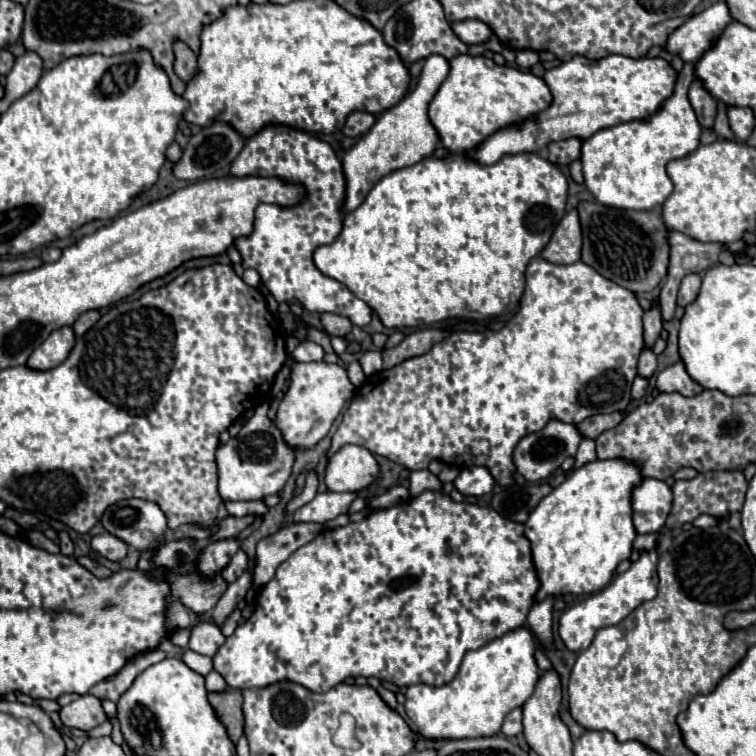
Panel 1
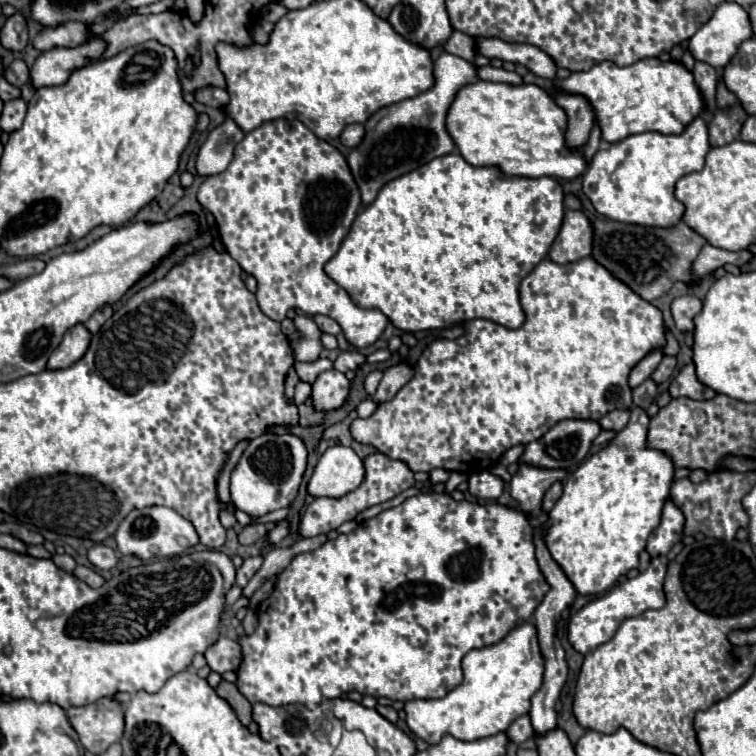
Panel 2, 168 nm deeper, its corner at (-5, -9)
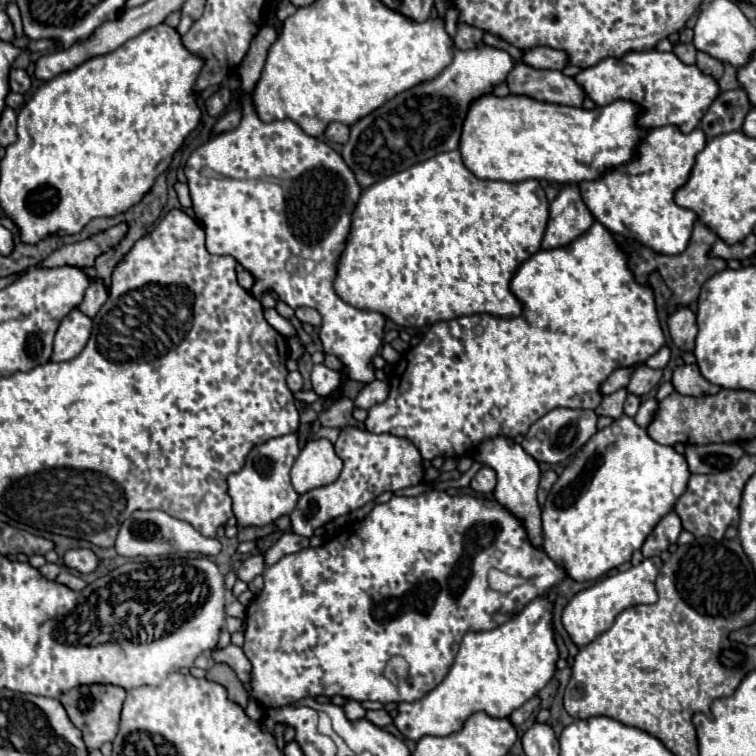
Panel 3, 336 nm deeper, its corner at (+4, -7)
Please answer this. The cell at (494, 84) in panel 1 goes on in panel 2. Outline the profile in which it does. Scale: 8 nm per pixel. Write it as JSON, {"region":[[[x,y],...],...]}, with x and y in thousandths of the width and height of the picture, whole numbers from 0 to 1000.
{"region":[[[632,107],[616,112],[606,120],[595,147],[593,147],[593,176],[598,179],[608,205],[627,221],[659,221],[664,234],[730,234],[757,239],[767,234],[778,224],[778,213],[772,210],[770,197],[749,194],[749,168],[751,157],[743,142],[733,136],[733,131],[709,112],[669,112],[651,107]]]}

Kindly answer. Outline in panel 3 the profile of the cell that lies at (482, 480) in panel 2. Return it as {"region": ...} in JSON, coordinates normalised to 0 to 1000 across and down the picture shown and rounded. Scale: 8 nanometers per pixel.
{"region":[[[639,618],[626,634],[623,647],[631,652],[652,652],[655,647],[655,623],[649,618]]]}

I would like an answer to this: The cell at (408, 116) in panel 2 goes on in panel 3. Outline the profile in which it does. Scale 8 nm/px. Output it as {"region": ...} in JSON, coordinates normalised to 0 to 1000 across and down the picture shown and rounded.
{"region":[[[639,60],[636,65],[602,67],[597,86],[581,102],[575,102],[573,107],[557,110],[541,120],[528,123],[525,128],[520,128],[517,134],[512,134],[509,139],[504,139],[501,144],[496,144],[485,155],[475,157],[470,165],[464,165],[464,181],[454,192],[451,208],[464,221],[464,226],[470,229],[475,247],[483,250],[483,247],[488,247],[488,245],[493,245],[493,242],[499,242],[499,239],[504,239],[520,229],[528,229],[530,224],[541,224],[549,216],[565,213],[567,208],[575,208],[578,202],[604,197],[607,179],[610,179],[610,163],[615,157],[620,136],[639,123],[649,123],[649,118],[655,112],[660,112],[671,104],[671,99],[676,97],[679,89],[681,89],[681,83],[676,86],[673,70],[668,70],[663,65],[644,62],[644,60]]]}

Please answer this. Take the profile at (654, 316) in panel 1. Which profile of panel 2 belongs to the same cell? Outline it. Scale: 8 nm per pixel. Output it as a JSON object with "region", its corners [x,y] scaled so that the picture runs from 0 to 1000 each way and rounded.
{"region":[[[862,464],[862,467],[857,467],[839,488],[836,488],[836,493],[833,493],[833,501],[831,501],[831,507],[833,507],[833,512],[839,515],[839,512],[844,512],[847,507],[852,507],[860,496],[862,496],[862,491],[870,485],[870,480],[876,478],[876,464]]]}

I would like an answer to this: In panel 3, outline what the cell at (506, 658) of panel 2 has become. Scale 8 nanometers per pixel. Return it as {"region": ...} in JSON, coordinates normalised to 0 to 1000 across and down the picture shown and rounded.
{"region":[[[710,790],[657,832],[618,837],[591,896],[560,925],[528,930],[520,954],[522,962],[538,978],[554,980],[562,972],[589,975],[610,967],[615,954],[634,940],[657,951],[673,948],[694,927],[708,922],[734,890],[739,864],[731,848],[729,816],[731,800],[721,790]]]}

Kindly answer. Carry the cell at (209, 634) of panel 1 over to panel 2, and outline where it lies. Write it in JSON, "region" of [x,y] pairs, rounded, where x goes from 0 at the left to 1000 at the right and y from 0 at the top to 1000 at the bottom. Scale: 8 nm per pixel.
{"region":[[[291,843],[280,856],[272,858],[270,864],[275,882],[286,890],[299,890],[299,888],[315,888],[317,877],[320,877],[320,858],[315,853],[315,848],[302,845],[302,843]]]}

